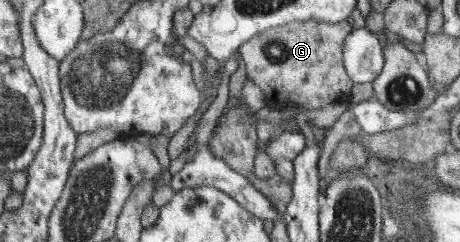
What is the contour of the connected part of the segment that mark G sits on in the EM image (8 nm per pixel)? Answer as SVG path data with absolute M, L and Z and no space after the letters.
M347 20L338 23L293 21L270 30L271 32L265 31L265 34L257 38L253 36L239 50L246 65L247 76L262 89L266 98L279 98L279 94L283 94L287 102L291 100L304 108L321 108L337 101L349 102L353 92L353 79L344 65L344 44L353 29Z

